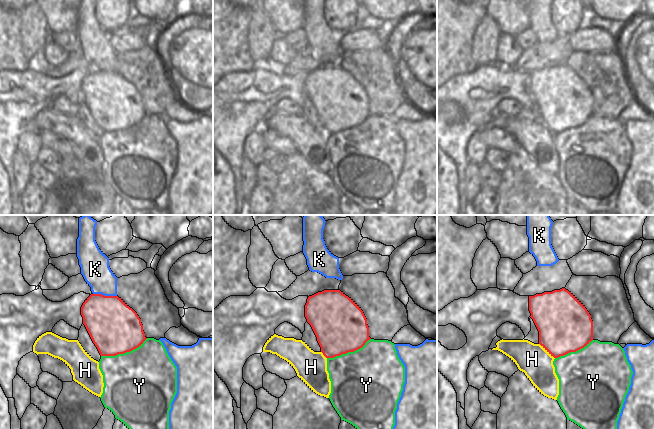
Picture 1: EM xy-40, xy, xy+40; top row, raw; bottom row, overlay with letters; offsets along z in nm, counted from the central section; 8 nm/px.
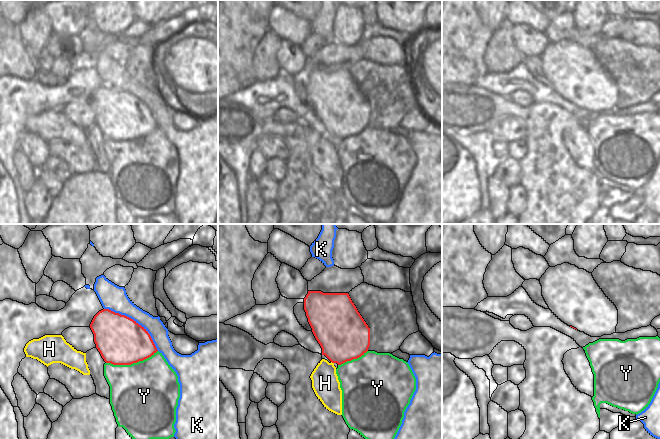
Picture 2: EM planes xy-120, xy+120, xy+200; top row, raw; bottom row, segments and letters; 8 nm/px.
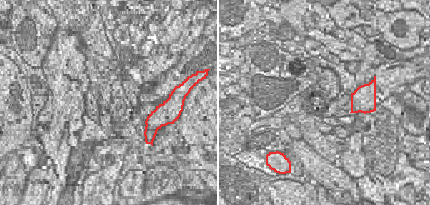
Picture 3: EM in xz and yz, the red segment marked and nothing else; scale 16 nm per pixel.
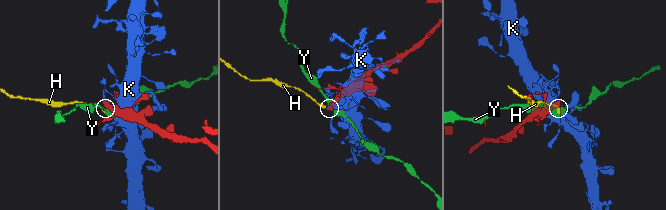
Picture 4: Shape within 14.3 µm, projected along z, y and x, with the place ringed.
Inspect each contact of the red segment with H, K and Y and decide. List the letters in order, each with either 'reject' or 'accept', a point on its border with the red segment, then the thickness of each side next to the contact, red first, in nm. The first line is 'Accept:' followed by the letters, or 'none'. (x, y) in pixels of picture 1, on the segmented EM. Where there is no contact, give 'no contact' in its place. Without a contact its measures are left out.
Accept: none
H: reject | xy+40 (547, 351) | 420/260 nm
K: reject | xy-40 (105, 296) | 400/220 nm
Y: reject | xy-40 (124, 352) | 420/480 nm

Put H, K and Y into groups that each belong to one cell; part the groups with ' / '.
H / K / Y

